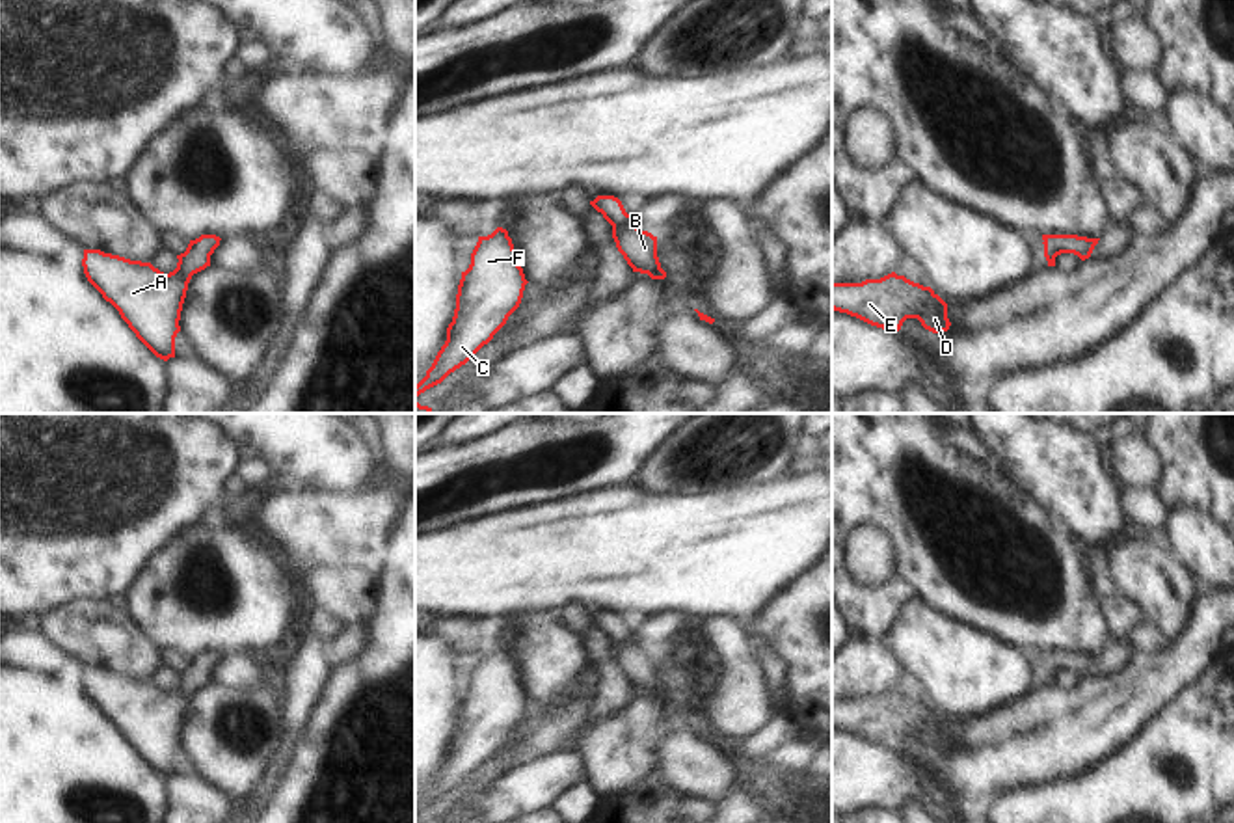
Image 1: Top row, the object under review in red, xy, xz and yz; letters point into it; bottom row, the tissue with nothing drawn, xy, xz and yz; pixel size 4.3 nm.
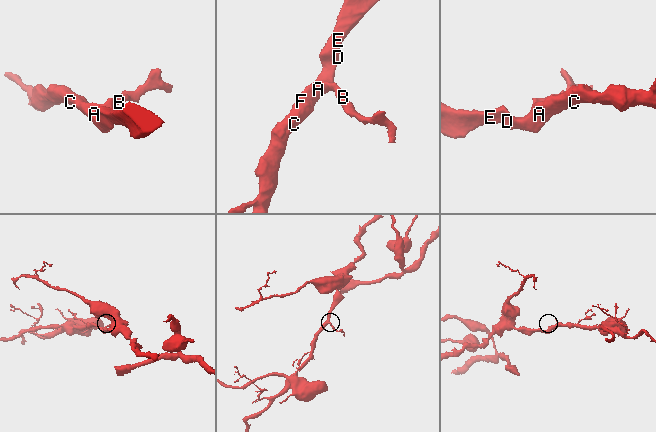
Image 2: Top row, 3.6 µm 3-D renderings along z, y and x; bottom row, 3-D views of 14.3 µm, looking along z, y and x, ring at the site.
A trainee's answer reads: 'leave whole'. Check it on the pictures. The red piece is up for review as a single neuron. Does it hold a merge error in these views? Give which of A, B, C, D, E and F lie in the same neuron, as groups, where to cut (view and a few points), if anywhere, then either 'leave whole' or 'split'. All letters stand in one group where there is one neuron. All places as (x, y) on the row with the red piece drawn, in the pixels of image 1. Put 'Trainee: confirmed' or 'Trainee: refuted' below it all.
groups A B C D E F; cut none; leave whole
Trainee: confirmed

